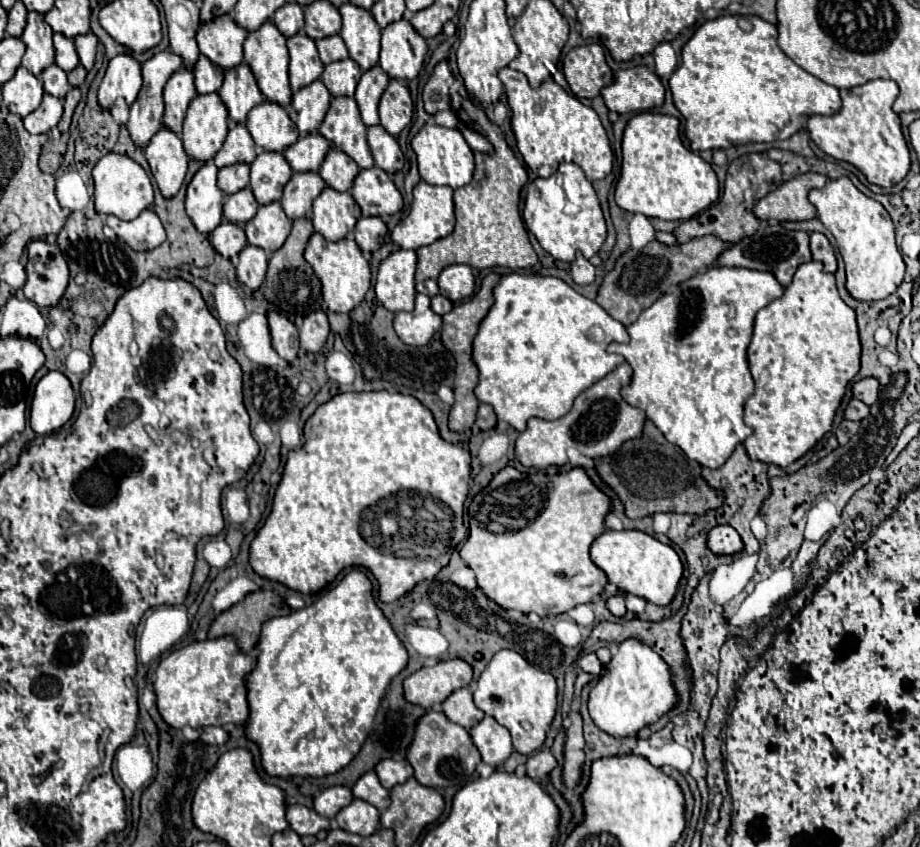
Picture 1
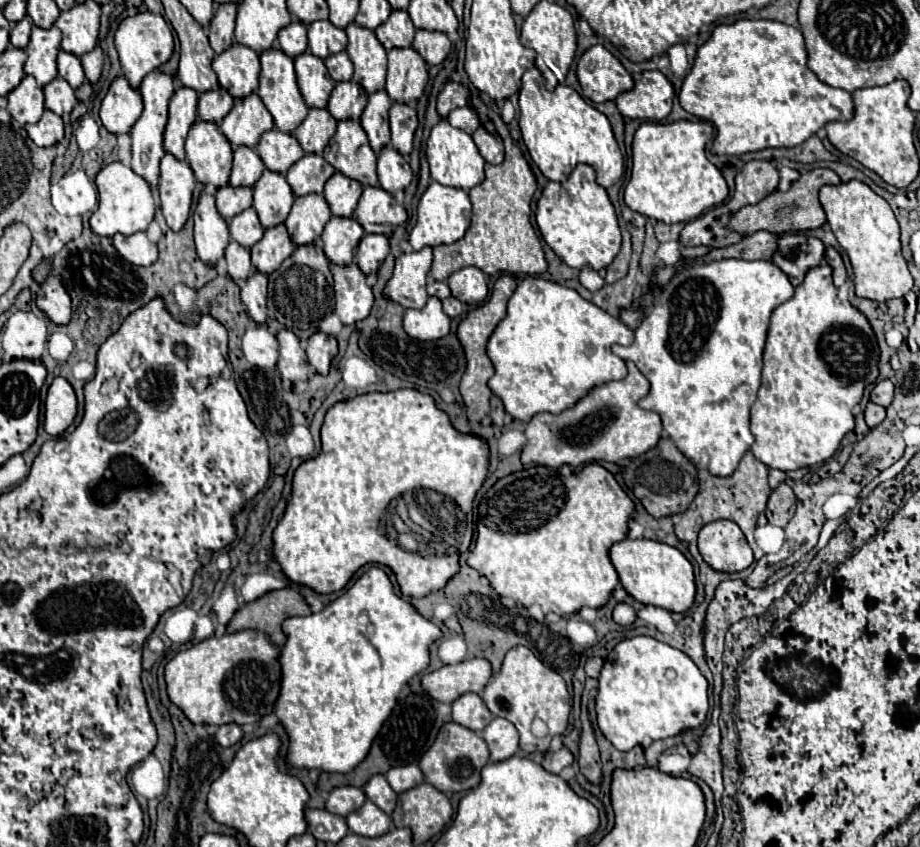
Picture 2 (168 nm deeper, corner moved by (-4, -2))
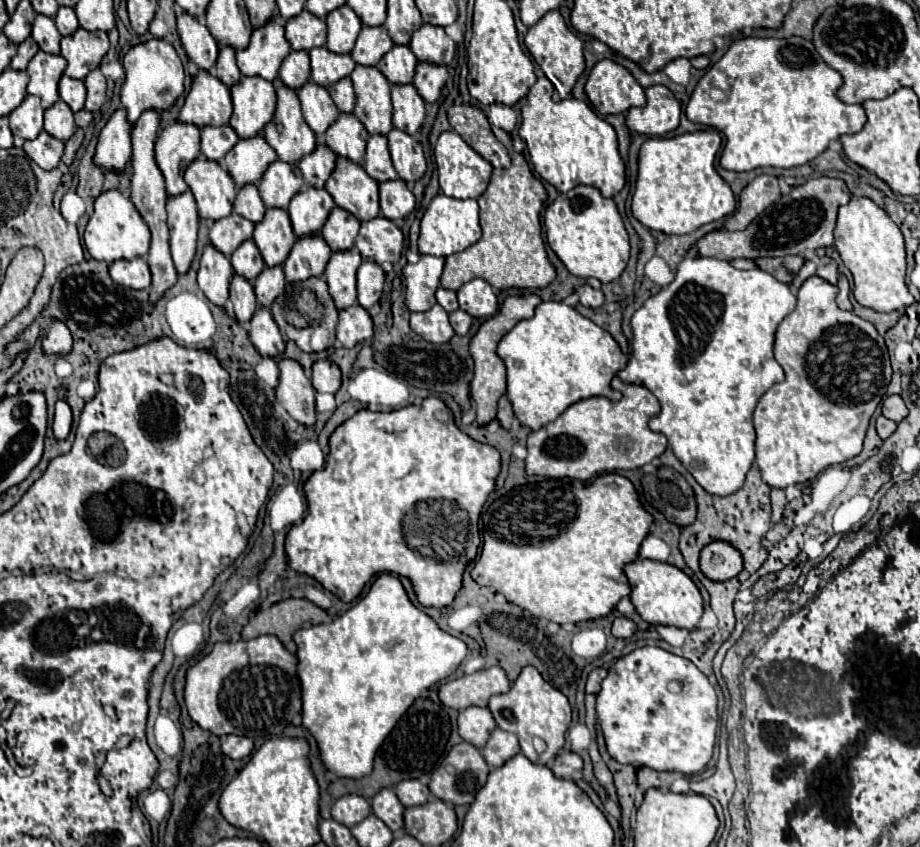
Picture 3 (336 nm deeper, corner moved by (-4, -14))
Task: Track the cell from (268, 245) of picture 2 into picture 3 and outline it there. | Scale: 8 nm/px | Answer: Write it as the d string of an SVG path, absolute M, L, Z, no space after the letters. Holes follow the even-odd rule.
M265 268L261 272L261 276L257 276L253 288L255 288L255 294L257 294L257 302L263 308L271 308L273 300L277 296L281 296L281 292L285 290L283 268Z

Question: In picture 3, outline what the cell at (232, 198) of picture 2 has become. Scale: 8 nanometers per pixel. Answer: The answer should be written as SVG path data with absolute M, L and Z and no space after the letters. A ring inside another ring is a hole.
M233 214L233 216L227 216L225 220L217 220L217 224L211 226L209 242L221 254L231 256L239 248L239 244L243 244L253 236L253 228L255 226L249 224L249 220Z

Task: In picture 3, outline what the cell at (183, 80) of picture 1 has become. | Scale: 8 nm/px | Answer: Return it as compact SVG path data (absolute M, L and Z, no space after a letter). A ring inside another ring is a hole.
M181 122L163 128L163 134L155 142L155 160L163 172L165 190L169 196L179 196L189 190L183 174L199 152L199 128Z

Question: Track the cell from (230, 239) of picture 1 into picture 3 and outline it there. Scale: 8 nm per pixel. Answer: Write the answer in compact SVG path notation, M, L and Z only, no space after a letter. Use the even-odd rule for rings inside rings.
M233 276L229 290L231 290L229 300L235 308L237 322L241 322L241 324L249 322L257 310L257 298L253 292L253 284L249 284L247 280L241 280L241 276Z

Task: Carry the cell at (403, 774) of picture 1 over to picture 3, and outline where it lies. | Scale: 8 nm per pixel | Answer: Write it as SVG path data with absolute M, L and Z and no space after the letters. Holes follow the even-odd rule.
M403 780L395 786L395 794L403 806L419 806L431 798L431 792L419 780Z

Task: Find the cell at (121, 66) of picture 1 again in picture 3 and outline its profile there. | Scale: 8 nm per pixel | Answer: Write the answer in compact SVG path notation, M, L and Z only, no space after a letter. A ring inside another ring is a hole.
M117 110L99 134L93 164L105 172L123 172L131 158L131 128L125 110Z

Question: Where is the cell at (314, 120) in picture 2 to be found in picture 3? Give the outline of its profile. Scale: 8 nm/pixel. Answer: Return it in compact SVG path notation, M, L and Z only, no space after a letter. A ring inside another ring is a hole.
M319 142L317 150L299 162L299 170L305 182L313 188L323 188L327 178L335 170L335 158L337 156L333 156L333 152L329 152L329 148L325 148L325 144Z

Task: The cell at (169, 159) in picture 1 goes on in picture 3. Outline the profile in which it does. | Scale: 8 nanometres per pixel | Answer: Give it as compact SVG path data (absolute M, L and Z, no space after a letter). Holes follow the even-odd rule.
M191 192L167 200L167 222L171 234L171 254L179 274L187 274L197 250L199 216Z

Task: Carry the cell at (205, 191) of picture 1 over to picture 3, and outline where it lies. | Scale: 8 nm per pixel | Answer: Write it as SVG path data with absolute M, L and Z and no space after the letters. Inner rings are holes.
M205 248L201 258L201 268L197 272L197 282L209 302L219 308L225 308L229 298L229 282L233 278L233 268L221 252L213 252L213 248Z

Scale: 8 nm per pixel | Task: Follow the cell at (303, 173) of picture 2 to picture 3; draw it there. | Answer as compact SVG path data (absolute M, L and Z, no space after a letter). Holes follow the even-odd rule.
M305 186L289 204L289 220L295 238L301 240L305 236L321 232L333 206L335 204L329 200L329 192L325 192L325 188Z

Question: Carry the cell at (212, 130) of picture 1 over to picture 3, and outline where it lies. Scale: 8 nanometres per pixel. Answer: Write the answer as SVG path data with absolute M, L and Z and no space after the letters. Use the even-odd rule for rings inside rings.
M193 160L185 172L185 182L195 196L199 216L205 220L221 220L233 212L237 188L223 170L221 164L209 164L209 160Z

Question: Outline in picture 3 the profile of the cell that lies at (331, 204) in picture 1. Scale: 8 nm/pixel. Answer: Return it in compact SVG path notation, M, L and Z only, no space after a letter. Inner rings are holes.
M357 250L335 252L325 270L325 282L337 310L347 310L357 302L355 272L361 264L361 254Z

